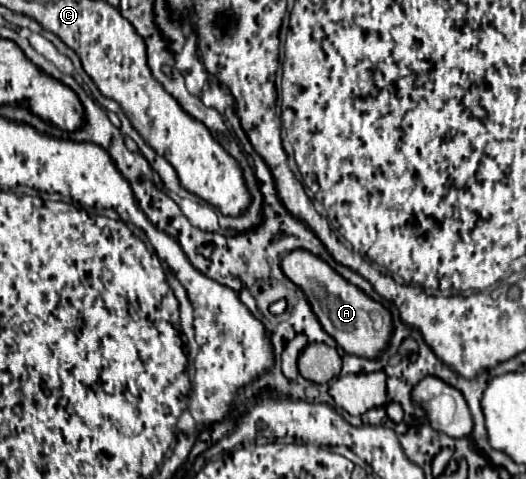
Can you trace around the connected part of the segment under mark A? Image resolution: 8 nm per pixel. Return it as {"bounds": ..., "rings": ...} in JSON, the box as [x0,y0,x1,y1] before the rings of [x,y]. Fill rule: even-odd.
{"bounds":[281,250,391,358],"rings":[[[307,250],[291,252],[291,254],[283,256],[281,268],[287,274],[287,278],[303,290],[303,294],[305,294],[307,302],[311,304],[311,310],[317,316],[317,320],[321,322],[323,330],[331,338],[335,338],[335,342],[345,352],[349,352],[353,356],[365,356],[365,358],[373,358],[373,356],[381,354],[381,348],[385,348],[385,344],[389,342],[391,314],[379,302],[371,300],[363,290],[359,290],[357,286],[353,286],[345,278],[341,278],[325,260],[317,258],[315,254],[307,252]],[[371,312],[379,312],[383,316],[381,330],[373,328]]]}

